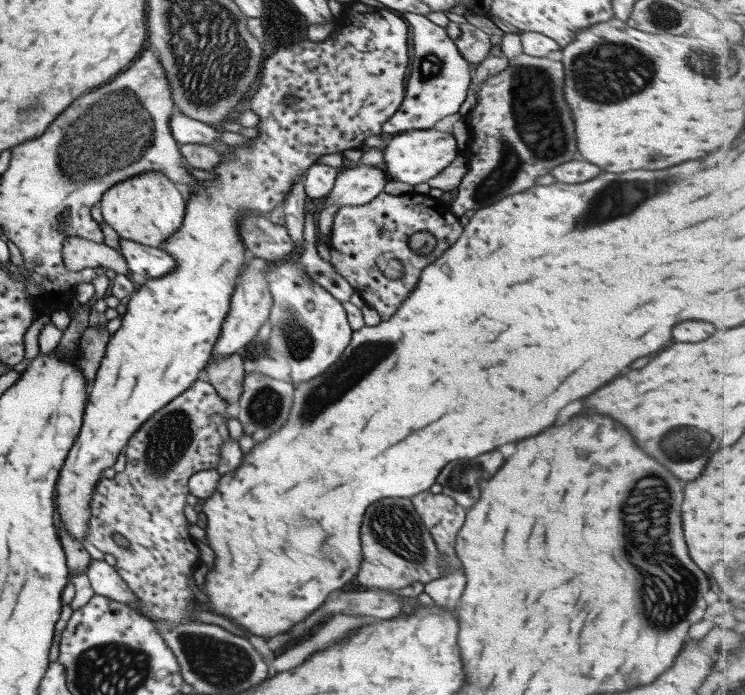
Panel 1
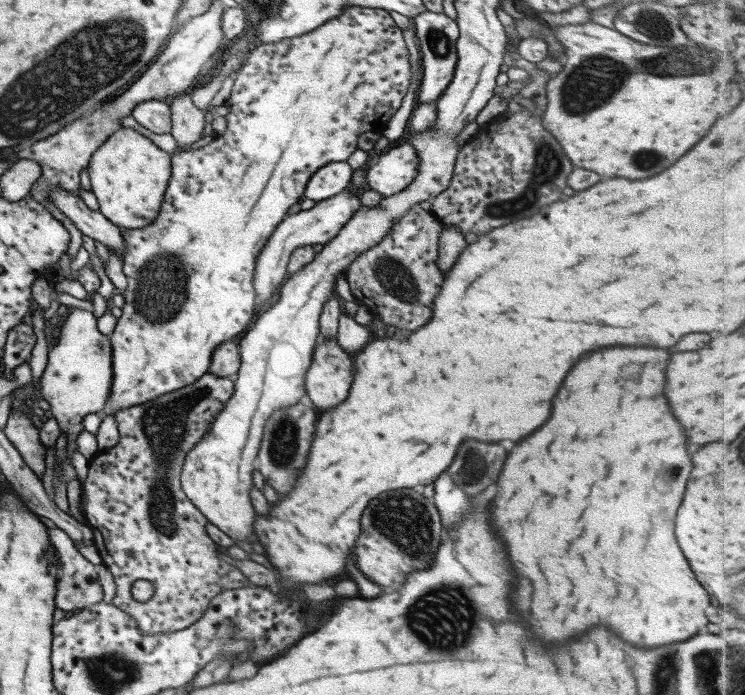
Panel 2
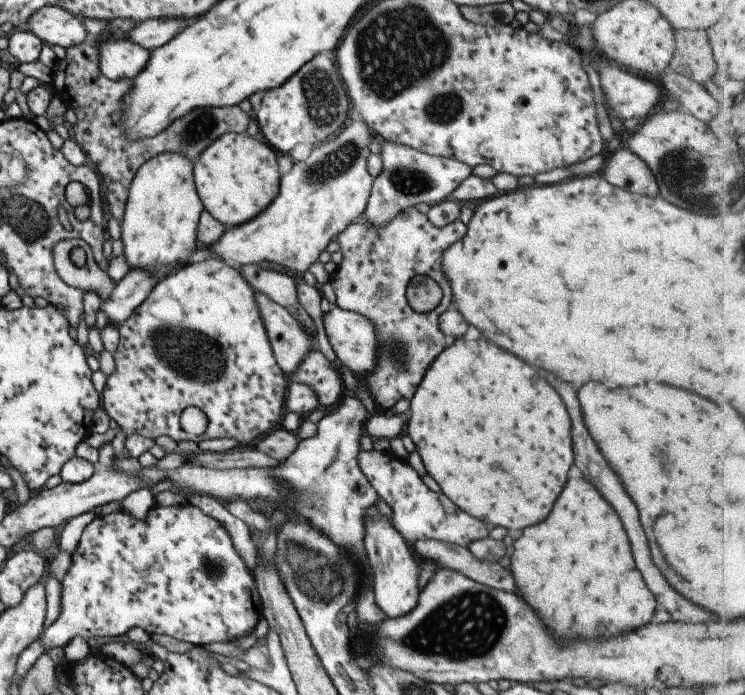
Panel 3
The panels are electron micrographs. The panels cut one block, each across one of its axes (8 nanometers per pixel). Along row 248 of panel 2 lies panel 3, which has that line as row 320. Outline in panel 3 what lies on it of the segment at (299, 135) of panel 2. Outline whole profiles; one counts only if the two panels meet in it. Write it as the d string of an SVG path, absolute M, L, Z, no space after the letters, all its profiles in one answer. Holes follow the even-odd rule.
M214 258L206 259L199 263L190 263L158 281L158 284L148 295L147 300L136 308L127 321L124 321L118 327L120 333L119 343L113 354L116 368L112 374L107 376L101 397L102 408L106 410L106 414L112 420L116 420L118 426L127 435L140 435L143 438L148 437L152 440L164 435L170 436L177 443L180 441L194 441L196 444L209 438L234 438L241 444L250 444L258 436L262 436L262 434L281 426L282 419L287 412L284 402L287 395L288 376L284 374L276 362L267 330L256 306L254 290L250 288L248 281L242 276L238 267L234 267L222 259ZM189 406L199 408L208 417L207 429L201 435L192 436L192 434L188 434L179 422L182 410Z

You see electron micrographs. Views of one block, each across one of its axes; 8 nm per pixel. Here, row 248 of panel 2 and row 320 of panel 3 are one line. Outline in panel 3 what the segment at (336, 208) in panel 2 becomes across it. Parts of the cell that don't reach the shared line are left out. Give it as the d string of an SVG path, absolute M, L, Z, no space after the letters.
M254 290L254 294L276 362L284 374L290 376L304 355L316 348L316 338L299 324L289 310L259 290Z

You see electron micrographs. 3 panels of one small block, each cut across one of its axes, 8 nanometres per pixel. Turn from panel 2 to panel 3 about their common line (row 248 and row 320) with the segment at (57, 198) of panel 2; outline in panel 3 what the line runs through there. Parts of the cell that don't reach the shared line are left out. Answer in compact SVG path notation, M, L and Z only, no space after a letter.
M130 269L128 274L117 282L111 299L101 300L100 309L108 315L108 322L119 326L127 321L136 308L147 300L158 281L149 270Z

